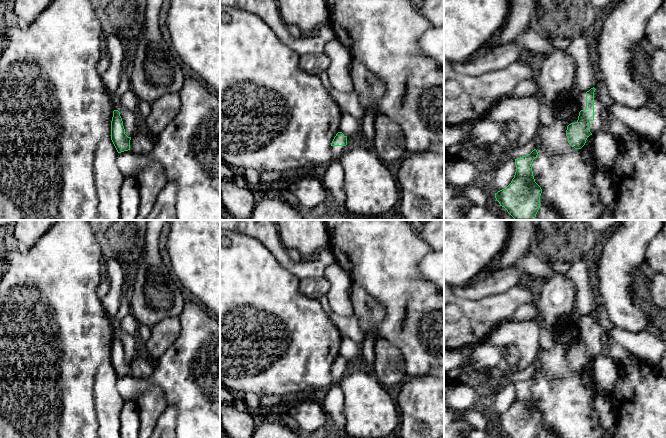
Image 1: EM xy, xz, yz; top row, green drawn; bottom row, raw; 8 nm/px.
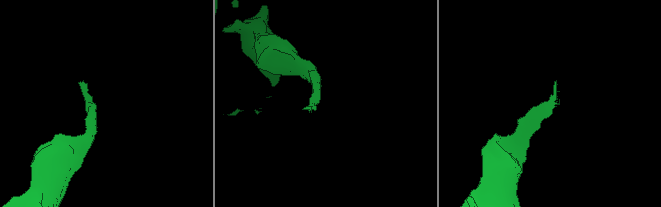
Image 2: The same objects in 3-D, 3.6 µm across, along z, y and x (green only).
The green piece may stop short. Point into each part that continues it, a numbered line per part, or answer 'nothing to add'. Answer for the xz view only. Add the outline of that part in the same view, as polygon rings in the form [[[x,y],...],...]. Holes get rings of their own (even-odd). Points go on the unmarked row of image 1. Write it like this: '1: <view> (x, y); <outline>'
1: xz (337, 375); [[[331,370],[331,376],[334,383],[338,383],[346,374],[346,370]]]

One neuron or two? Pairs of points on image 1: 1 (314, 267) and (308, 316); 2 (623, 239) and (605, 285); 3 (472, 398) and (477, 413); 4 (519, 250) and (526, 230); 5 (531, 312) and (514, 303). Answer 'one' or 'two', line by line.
1: two
2: one
3: two
4: one
5: two

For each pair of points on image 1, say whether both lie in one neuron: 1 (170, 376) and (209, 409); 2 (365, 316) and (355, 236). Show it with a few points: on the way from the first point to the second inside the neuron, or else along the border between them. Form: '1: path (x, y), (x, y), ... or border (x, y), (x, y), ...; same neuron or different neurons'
1: path (180, 380), (199, 399); same neuron
2: border (351, 281), (360, 285), (379, 302); different neurons

